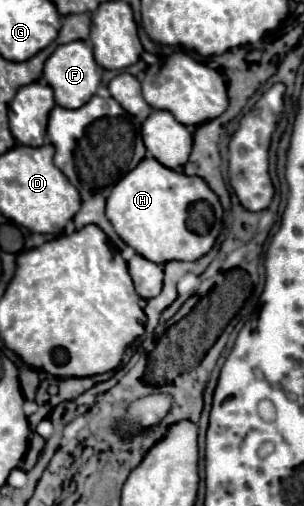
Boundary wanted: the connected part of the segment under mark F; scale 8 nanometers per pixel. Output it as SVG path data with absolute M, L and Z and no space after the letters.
M72 41L72 43L60 45L48 57L48 61L44 65L44 79L54 89L56 105L66 107L66 109L82 107L96 93L96 89L100 85L100 75L102 75L102 69L94 61L92 47L86 41Z

